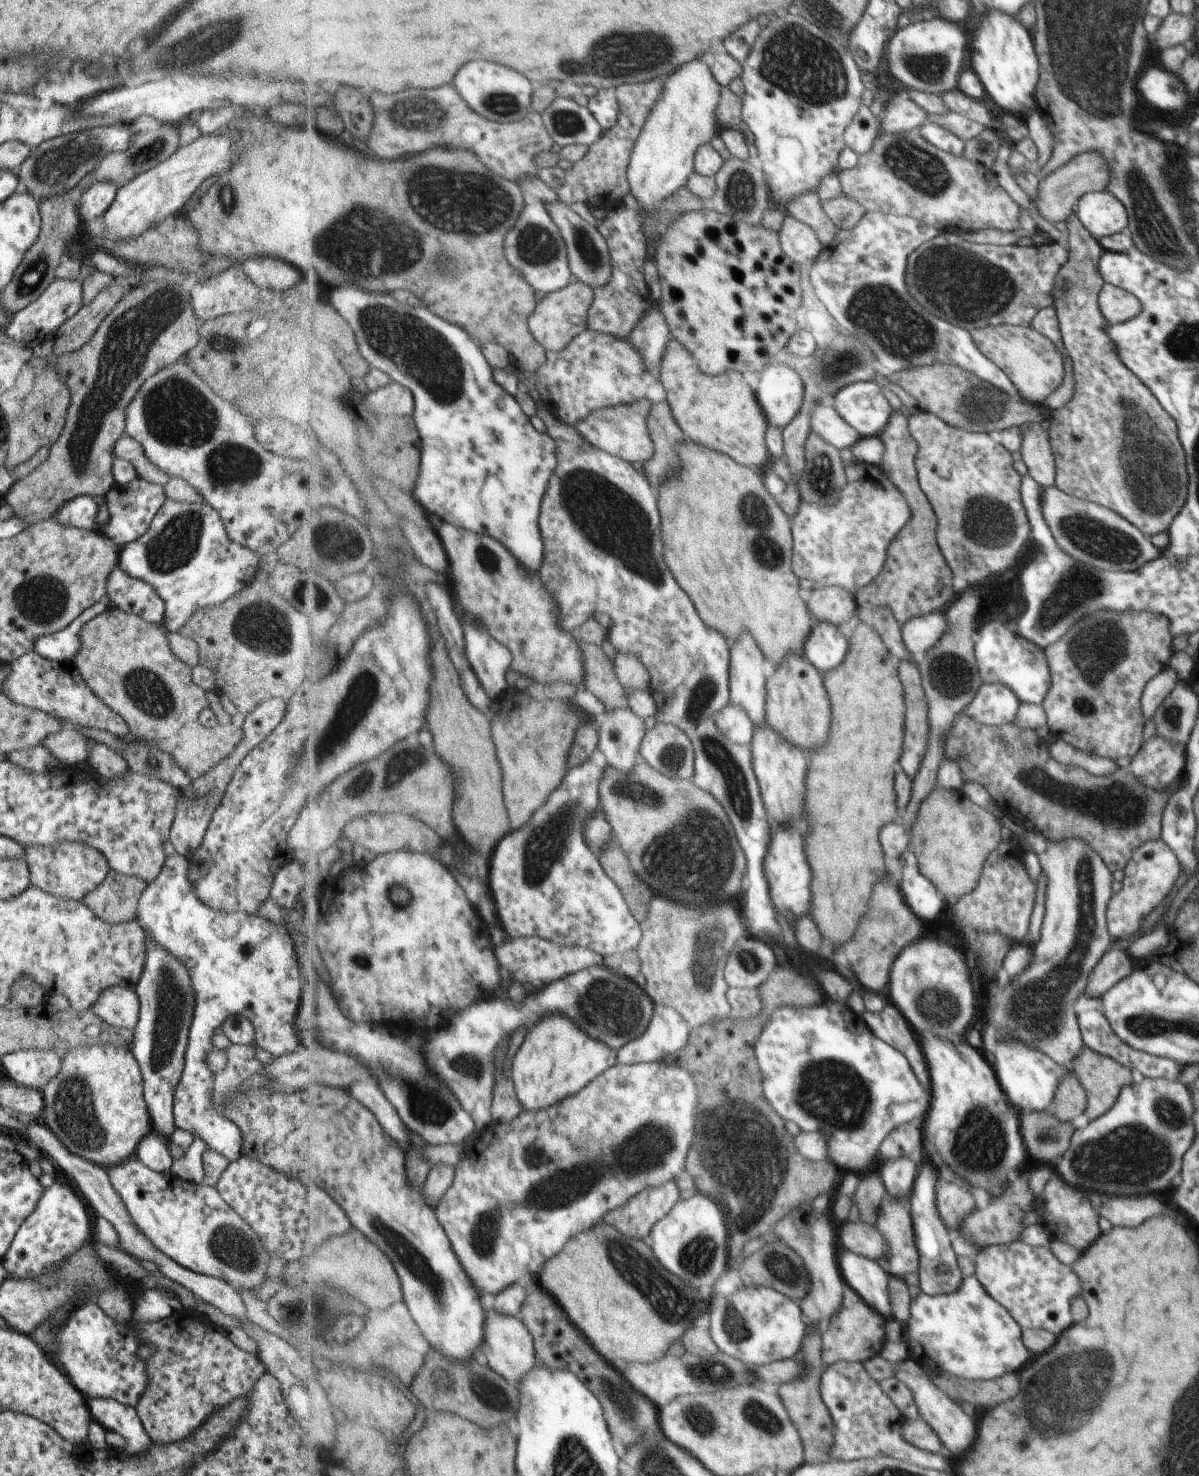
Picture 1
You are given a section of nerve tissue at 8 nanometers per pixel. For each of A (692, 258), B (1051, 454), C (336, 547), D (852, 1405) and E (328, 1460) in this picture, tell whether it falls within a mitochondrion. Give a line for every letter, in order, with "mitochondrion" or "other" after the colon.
A: other
B: other
C: mitochondrion
D: other
E: other

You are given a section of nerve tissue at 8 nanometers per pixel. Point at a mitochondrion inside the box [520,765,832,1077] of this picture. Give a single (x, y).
(682, 853)

